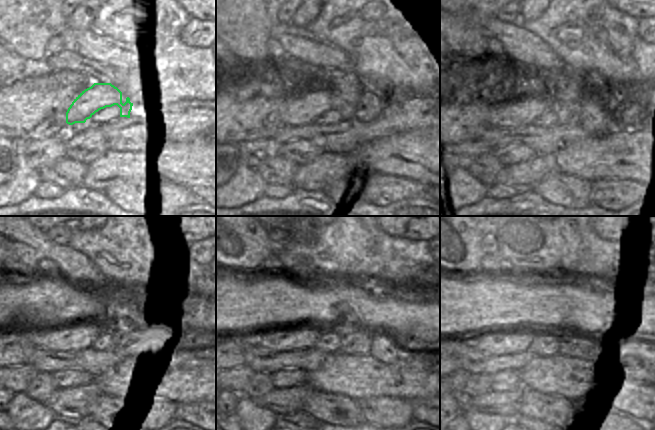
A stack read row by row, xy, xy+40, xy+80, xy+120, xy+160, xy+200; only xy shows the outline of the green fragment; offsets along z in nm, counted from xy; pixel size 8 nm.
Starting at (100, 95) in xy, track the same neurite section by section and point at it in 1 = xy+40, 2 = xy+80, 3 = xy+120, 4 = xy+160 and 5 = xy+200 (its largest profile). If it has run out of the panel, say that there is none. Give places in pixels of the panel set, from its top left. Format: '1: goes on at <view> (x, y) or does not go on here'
1: goes on at xy+40 (301, 109)
2: goes on at xy+80 (524, 111)
3: goes on at xy+120 (77, 336)
4: goes on at xy+160 (284, 339)
5: goes on at xy+200 (491, 342)

